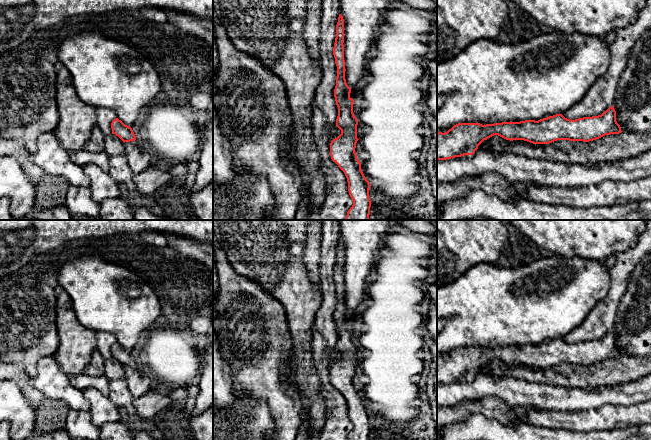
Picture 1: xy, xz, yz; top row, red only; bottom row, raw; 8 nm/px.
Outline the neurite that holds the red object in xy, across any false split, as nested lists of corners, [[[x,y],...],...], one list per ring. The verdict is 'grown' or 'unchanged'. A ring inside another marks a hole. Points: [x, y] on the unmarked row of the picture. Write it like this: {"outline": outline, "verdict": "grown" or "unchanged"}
{"outline": [[[115,342],[111,347],[112,358],[118,360],[124,367],[135,365],[136,360],[131,351],[125,349],[121,344]]], "verdict": "unchanged"}

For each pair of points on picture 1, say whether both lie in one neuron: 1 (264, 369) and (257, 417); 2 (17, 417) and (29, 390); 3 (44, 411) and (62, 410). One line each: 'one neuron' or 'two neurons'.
1: two neurons
2: two neurons
3: one neuron

